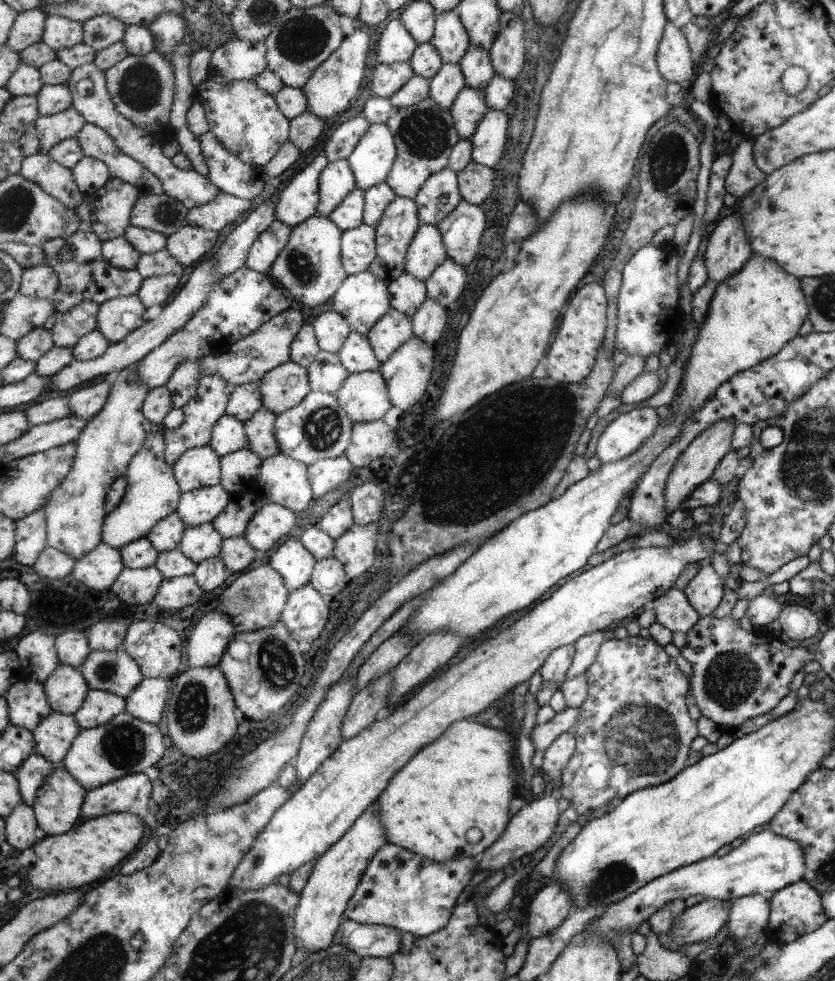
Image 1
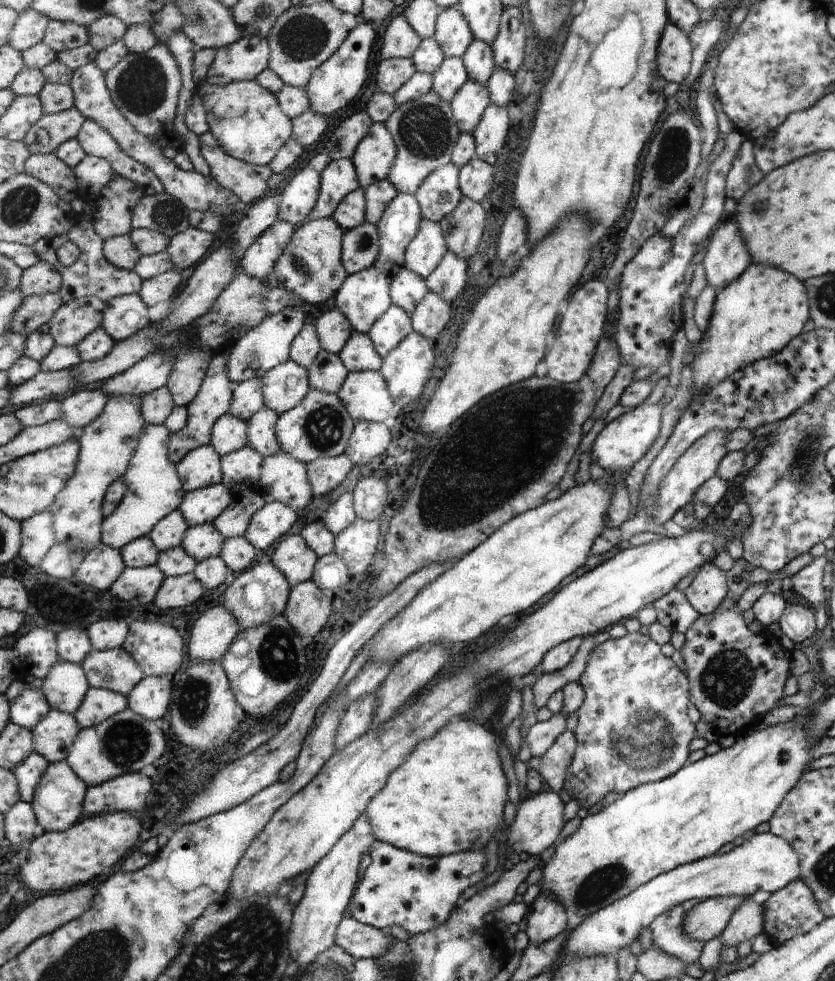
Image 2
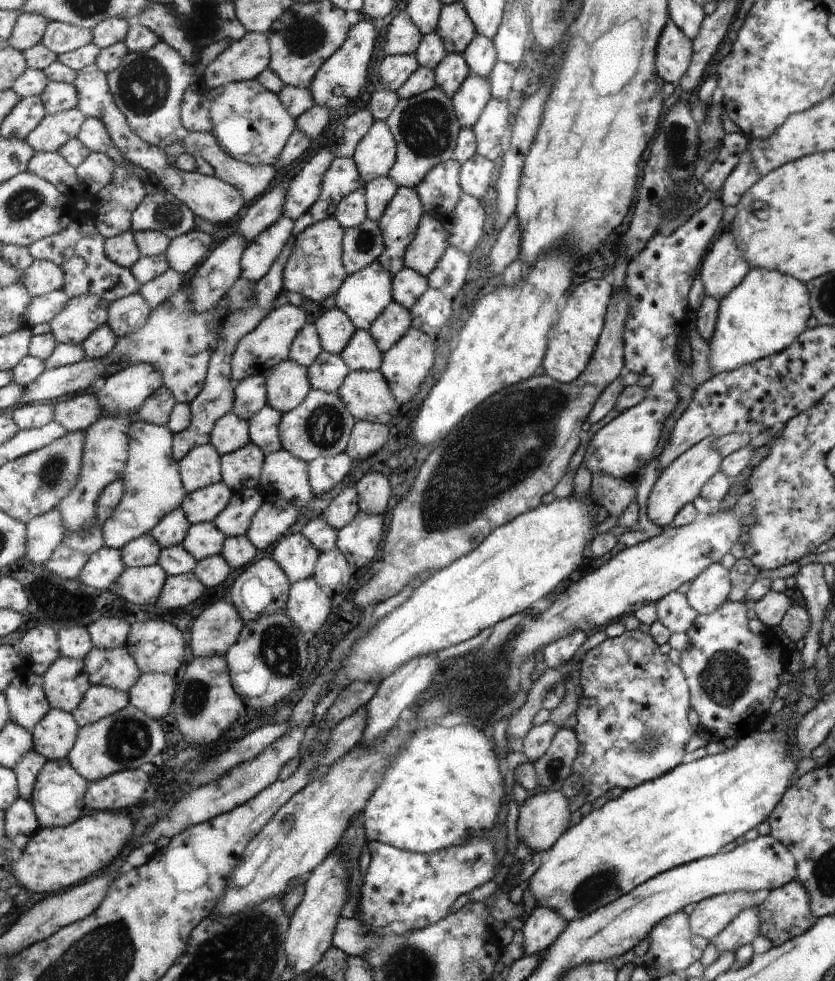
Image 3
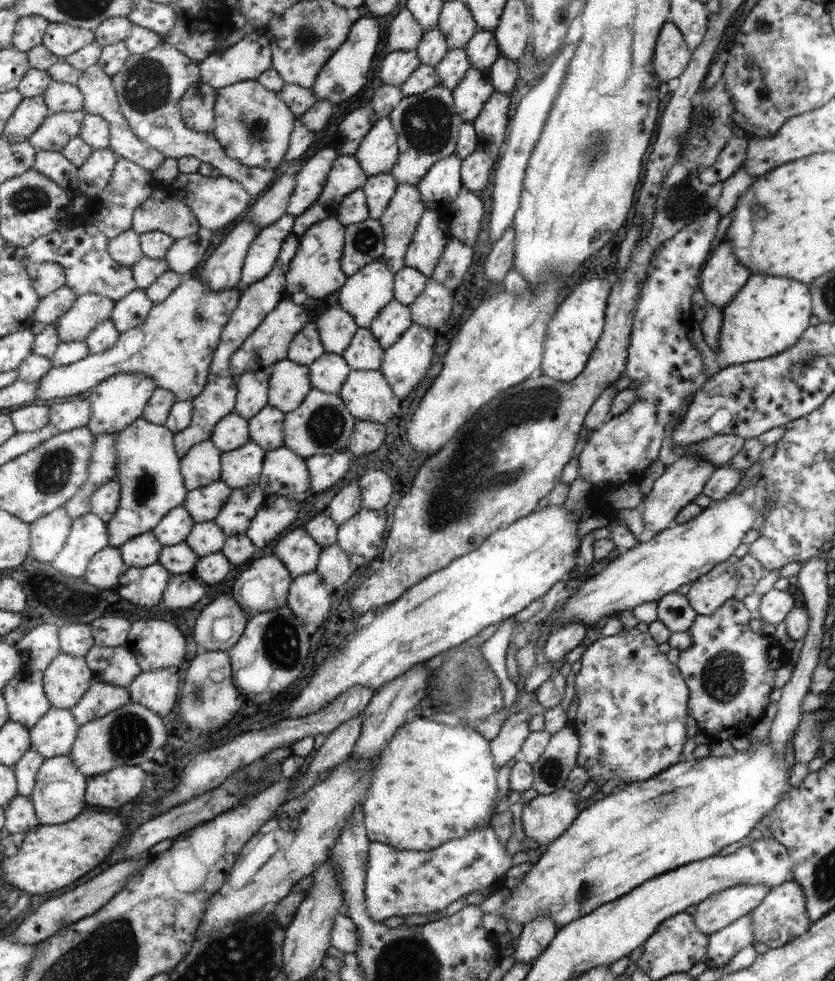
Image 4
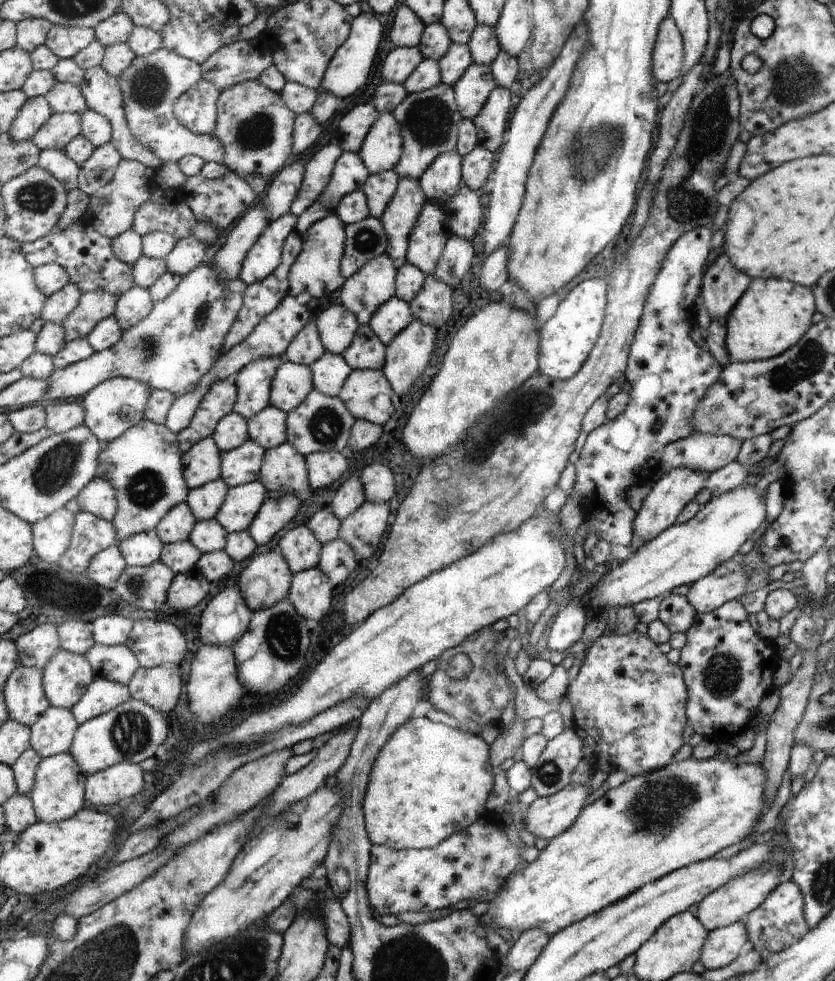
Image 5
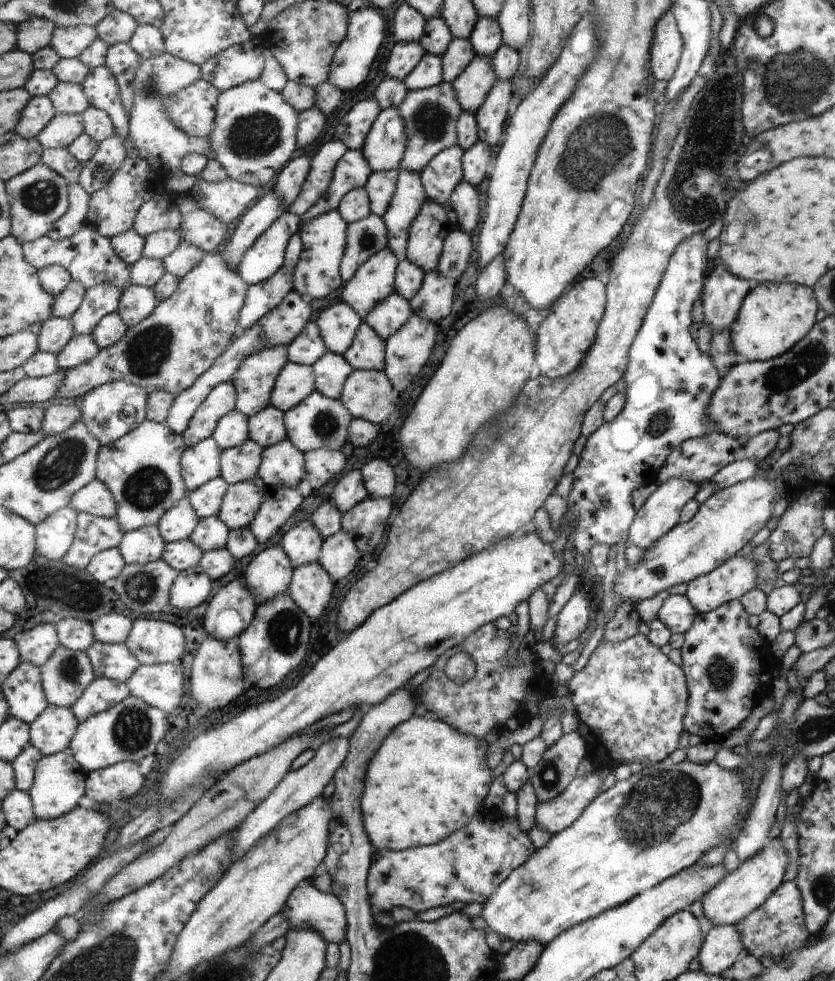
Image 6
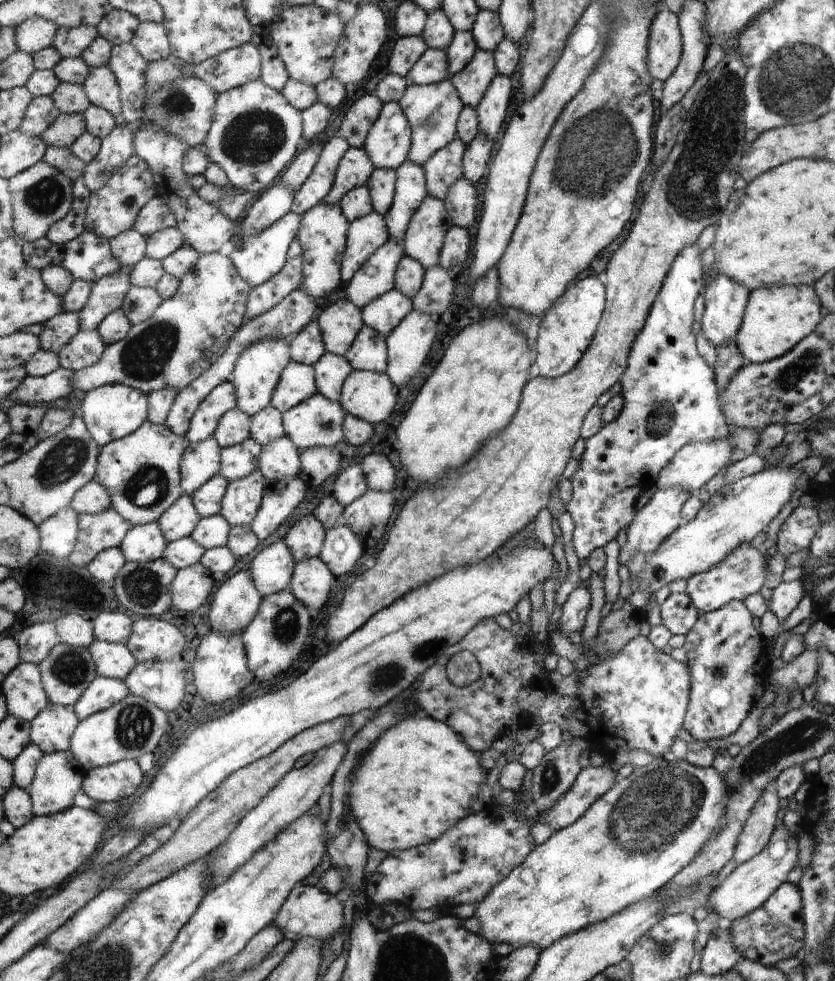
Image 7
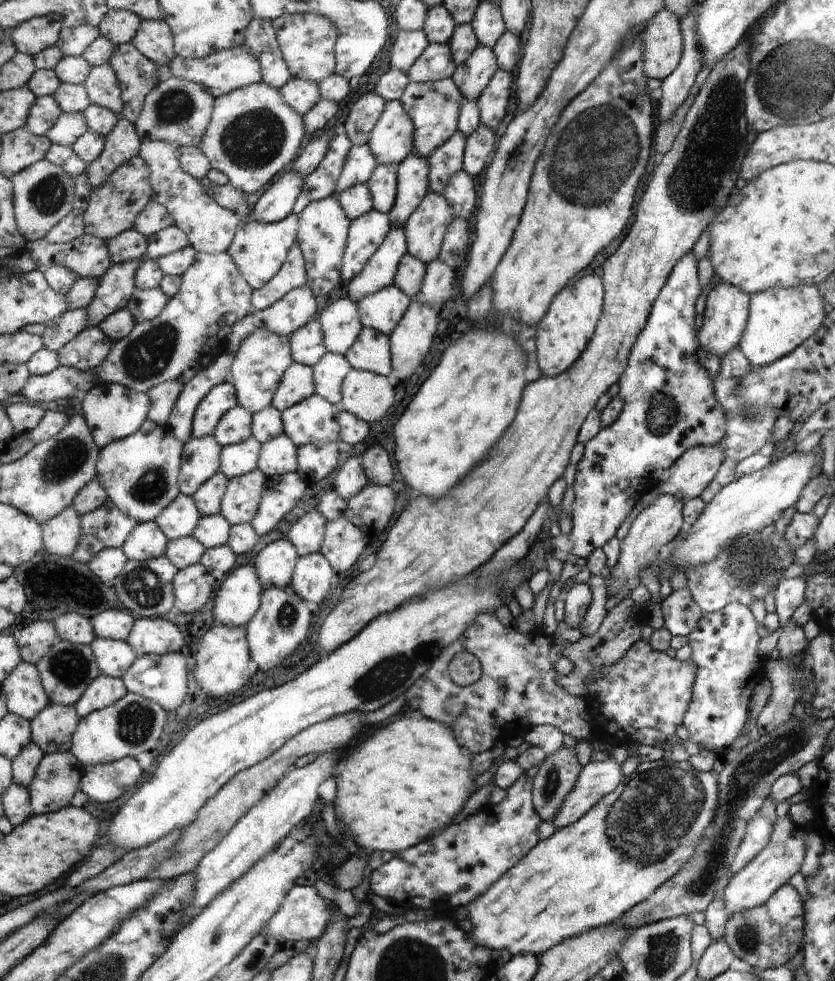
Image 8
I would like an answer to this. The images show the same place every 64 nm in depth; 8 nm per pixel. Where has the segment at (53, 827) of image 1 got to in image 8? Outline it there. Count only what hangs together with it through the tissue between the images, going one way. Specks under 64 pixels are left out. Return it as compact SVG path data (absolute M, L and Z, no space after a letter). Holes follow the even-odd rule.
M73 751L47 754L38 768L38 774L31 786L33 810L36 815L58 812L72 806L76 792L83 787L84 764Z

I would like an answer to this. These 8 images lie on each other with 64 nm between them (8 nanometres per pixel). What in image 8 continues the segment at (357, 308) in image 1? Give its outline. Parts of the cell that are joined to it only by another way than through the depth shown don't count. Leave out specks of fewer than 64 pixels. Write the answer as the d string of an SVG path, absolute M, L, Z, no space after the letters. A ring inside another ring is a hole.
M391 224L391 231L388 232L382 246L375 252L360 275L356 275L350 283L347 283L348 298L357 303L364 296L376 294L382 288L394 285L394 274L396 274L396 268L399 268L403 256L407 254L407 246L404 227Z

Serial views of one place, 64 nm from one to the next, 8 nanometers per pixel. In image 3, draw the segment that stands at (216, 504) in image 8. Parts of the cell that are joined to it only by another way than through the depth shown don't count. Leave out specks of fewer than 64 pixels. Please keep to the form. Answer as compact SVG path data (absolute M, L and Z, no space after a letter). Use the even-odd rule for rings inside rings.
M226 482L192 492L184 502L184 511L191 518L191 522L199 523L215 522L227 511L234 497L234 490Z

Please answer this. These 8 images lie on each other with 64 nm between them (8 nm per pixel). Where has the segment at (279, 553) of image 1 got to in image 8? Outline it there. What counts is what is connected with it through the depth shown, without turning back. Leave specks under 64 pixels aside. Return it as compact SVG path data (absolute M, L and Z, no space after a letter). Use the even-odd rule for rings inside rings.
M312 508L290 528L287 539L292 542L300 557L320 552L326 522L324 516Z

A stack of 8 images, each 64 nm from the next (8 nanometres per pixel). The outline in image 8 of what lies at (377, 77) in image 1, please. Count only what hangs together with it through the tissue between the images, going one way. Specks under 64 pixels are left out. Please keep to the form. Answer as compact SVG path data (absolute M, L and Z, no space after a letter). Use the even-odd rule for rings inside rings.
M424 29L416 32L399 30L392 48L391 66L407 74L412 64L426 50L429 42Z

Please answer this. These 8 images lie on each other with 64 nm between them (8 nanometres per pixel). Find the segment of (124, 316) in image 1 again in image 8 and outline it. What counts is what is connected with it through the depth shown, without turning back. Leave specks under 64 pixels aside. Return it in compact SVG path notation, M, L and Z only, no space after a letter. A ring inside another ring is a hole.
M136 288L128 308L136 316L138 324L146 323L154 318L158 318L170 303L170 296L160 289Z

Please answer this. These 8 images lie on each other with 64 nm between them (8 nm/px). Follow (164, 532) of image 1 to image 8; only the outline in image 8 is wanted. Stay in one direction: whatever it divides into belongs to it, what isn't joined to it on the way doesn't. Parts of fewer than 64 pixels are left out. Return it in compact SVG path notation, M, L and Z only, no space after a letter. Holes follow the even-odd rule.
M181 492L179 498L160 514L157 521L173 541L195 535L202 520L203 512L195 496Z

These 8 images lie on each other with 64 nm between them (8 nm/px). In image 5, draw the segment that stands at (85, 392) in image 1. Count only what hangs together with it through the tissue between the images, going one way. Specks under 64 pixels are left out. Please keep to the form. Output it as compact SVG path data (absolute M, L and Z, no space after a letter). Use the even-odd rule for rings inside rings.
M59 401L47 407L47 428L56 433L68 433L84 425L87 420L87 409L78 402Z

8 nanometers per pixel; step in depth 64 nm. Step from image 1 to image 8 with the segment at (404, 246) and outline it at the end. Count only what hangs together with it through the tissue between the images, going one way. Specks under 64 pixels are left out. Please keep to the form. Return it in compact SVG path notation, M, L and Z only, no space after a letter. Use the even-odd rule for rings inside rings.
M414 154L398 165L398 195L395 199L395 206L392 211L387 212L391 219L391 224L404 226L412 212L418 208L420 202L430 190L430 181L428 180L428 162L427 158L422 158Z

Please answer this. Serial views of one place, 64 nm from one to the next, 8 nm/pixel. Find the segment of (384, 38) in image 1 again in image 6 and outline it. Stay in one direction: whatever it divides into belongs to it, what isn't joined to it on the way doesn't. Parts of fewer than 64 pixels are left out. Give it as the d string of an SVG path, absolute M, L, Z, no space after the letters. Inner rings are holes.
M405 2L395 12L392 36L397 42L420 42L426 25L426 18Z

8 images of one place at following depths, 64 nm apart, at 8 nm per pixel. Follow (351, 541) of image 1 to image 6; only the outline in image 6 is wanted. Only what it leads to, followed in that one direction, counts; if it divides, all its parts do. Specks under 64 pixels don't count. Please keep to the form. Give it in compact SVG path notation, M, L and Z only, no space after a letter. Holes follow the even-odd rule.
M370 495L343 514L344 532L354 540L360 554L372 552L380 544L390 514L392 498L372 498Z

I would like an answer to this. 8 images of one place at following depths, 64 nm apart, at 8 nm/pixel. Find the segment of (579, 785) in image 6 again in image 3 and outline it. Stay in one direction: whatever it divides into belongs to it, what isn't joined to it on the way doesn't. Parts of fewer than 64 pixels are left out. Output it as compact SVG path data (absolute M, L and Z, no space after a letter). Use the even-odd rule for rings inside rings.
M541 791L525 800L519 808L517 834L532 852L548 850L568 828L572 816L564 792Z

